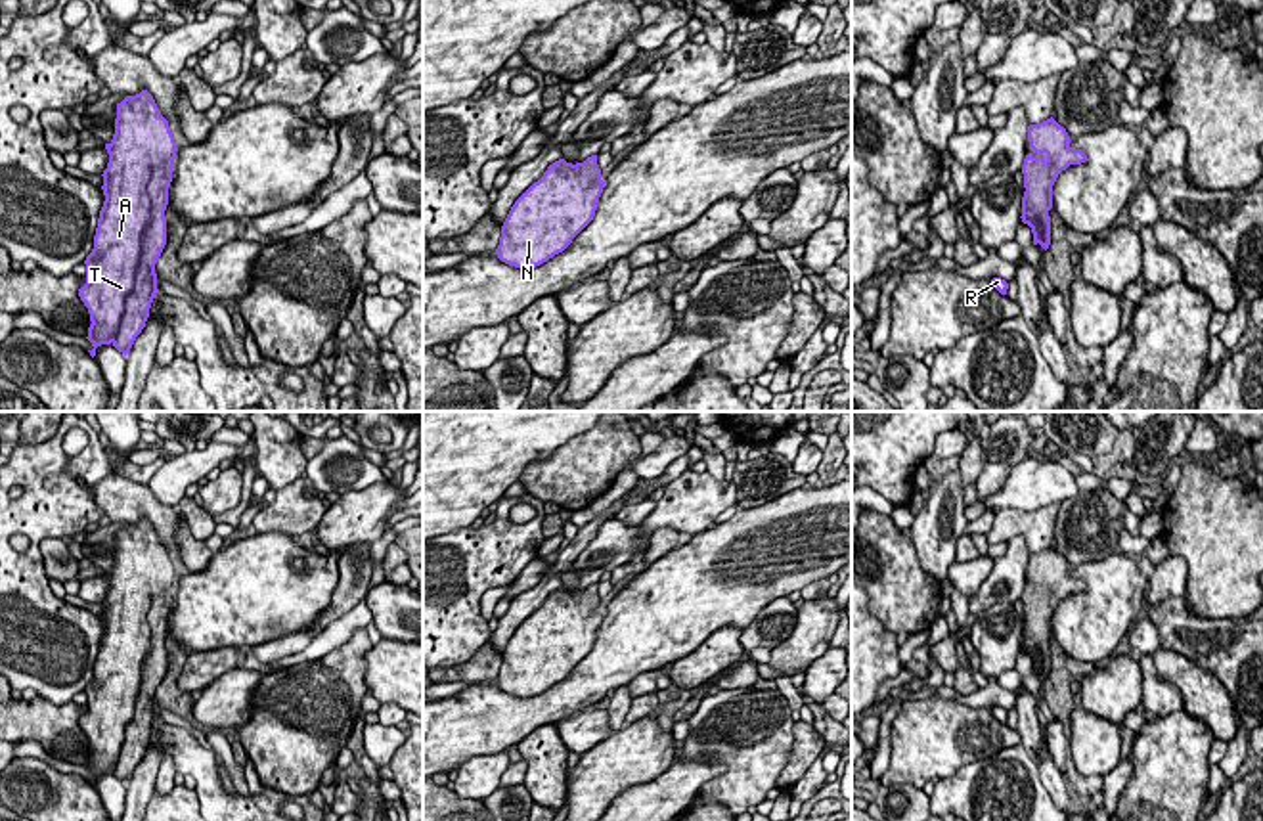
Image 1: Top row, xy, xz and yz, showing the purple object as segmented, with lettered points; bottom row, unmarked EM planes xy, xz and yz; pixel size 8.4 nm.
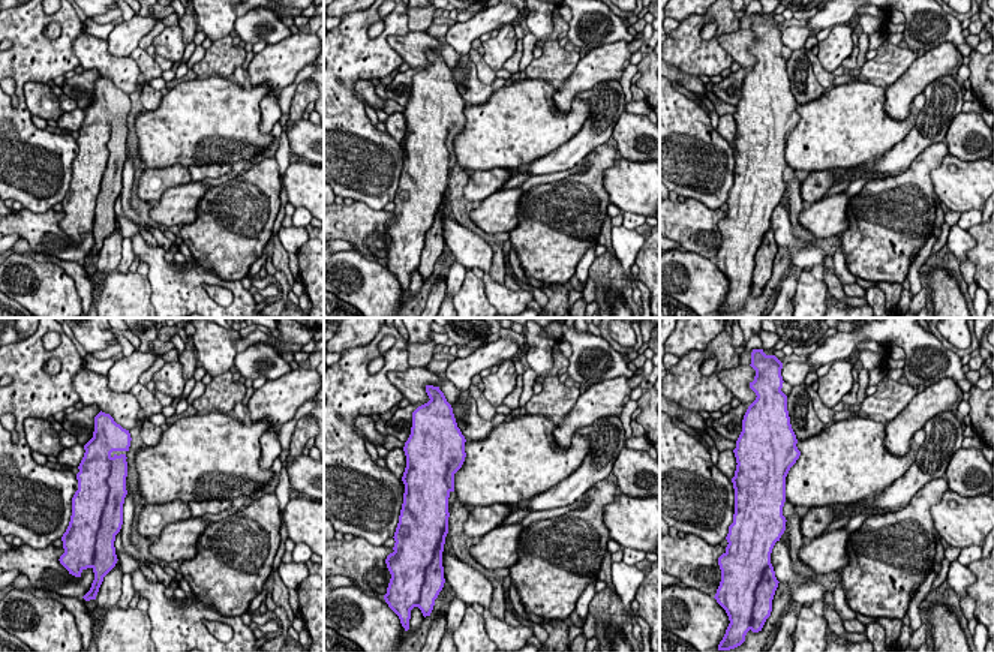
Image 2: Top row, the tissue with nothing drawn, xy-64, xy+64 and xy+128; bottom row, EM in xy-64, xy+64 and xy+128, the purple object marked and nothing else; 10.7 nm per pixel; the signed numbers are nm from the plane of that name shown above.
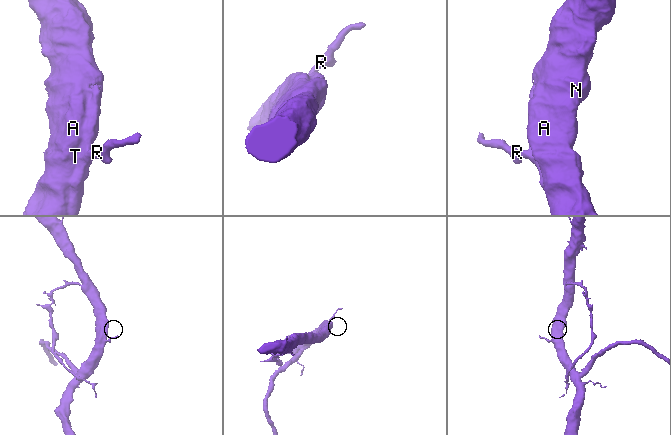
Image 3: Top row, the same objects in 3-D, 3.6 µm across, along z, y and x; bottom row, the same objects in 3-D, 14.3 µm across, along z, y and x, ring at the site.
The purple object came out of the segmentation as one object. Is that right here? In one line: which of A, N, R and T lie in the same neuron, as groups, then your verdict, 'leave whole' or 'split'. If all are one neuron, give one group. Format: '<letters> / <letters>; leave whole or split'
A N R T; leave whole

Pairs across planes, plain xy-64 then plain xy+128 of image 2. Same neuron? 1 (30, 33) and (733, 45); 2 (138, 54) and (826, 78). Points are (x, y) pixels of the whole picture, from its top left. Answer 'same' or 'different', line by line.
1: different
2: same

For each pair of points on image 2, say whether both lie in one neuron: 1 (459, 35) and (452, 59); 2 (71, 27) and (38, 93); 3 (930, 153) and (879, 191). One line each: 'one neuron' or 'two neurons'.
1: two neurons
2: two neurons
3: one neuron

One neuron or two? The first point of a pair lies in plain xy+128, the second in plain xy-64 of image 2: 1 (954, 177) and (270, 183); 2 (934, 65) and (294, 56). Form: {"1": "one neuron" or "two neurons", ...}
{"1": "two neurons", "2": "one neuron"}

